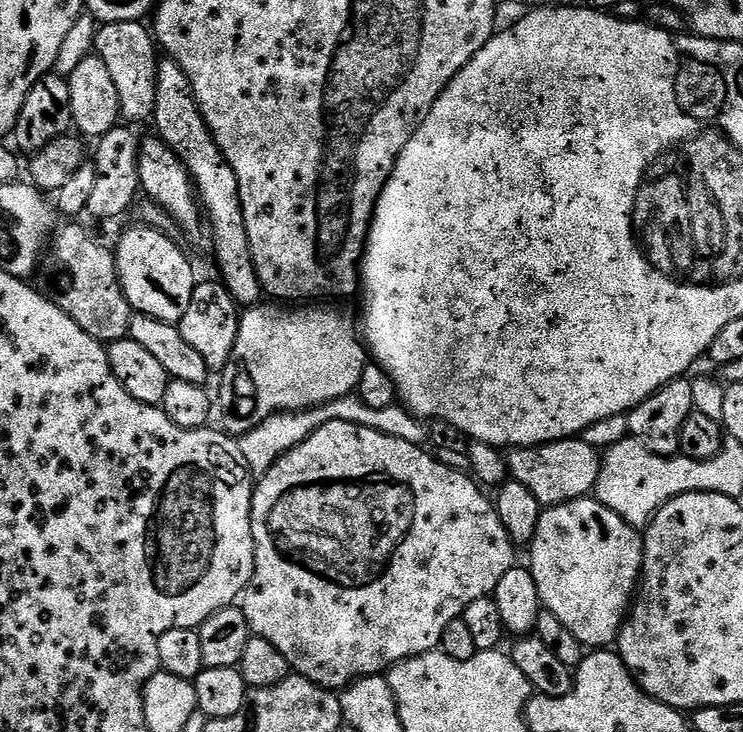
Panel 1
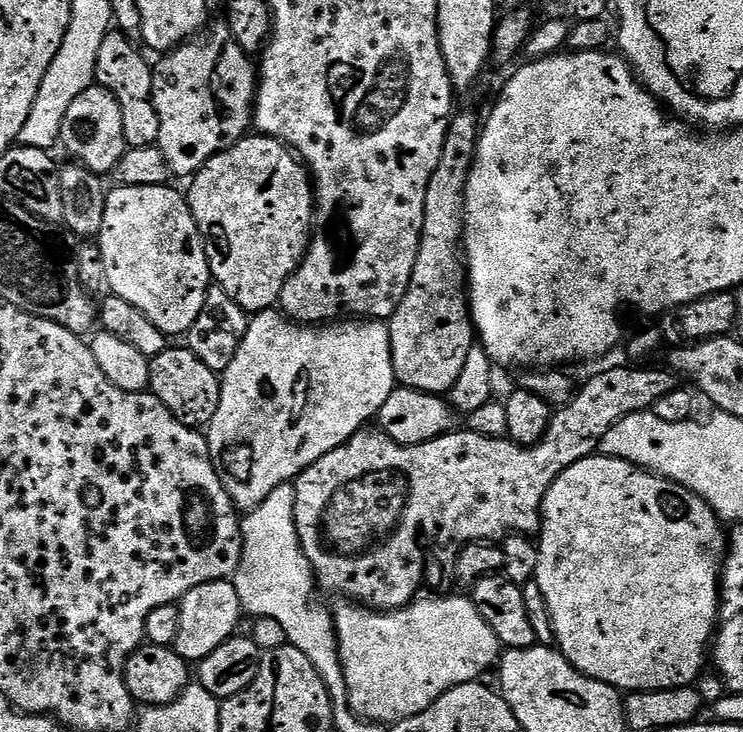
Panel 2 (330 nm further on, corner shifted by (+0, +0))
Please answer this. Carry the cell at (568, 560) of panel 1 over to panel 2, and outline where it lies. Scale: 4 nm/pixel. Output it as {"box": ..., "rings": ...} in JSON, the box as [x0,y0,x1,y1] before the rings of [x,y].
{"box":[535,454,726,693],"rings":[[[593,454],[584,460],[574,462],[551,484],[544,496],[542,523],[538,533],[538,570],[535,580],[546,598],[546,606],[550,610],[552,625],[556,631],[555,643],[577,670],[585,676],[593,676],[619,688],[625,693],[653,692],[654,690],[670,690],[686,688],[697,683],[700,667],[709,659],[710,645],[718,627],[720,614],[720,577],[726,555],[726,532],[723,532],[722,521],[706,501],[694,495],[680,484],[658,476],[618,456]]]}

